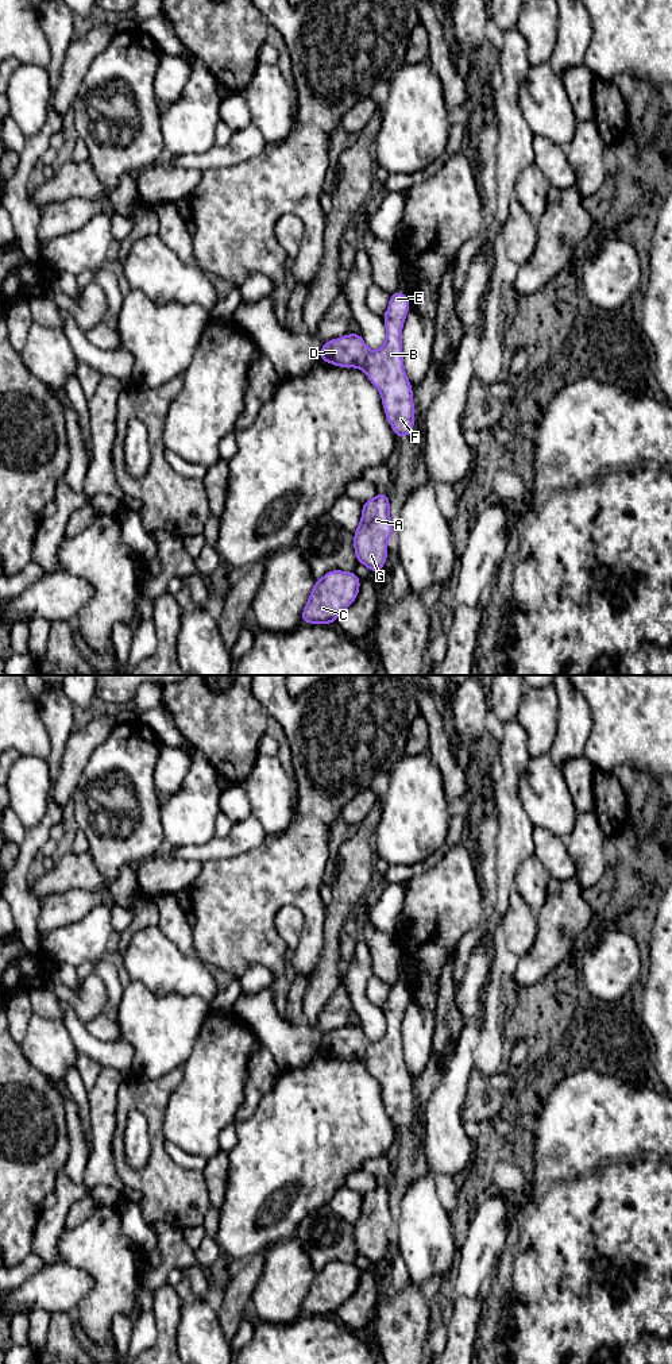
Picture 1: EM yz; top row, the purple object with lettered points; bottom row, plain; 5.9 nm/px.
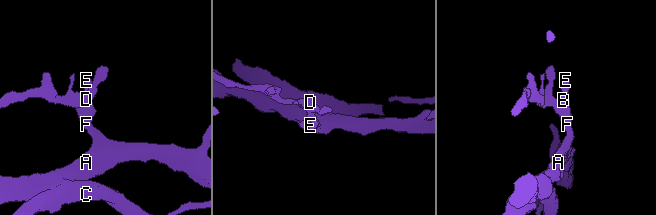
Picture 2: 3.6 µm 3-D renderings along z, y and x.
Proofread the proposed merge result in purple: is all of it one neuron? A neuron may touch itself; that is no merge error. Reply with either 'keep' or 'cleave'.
cleave

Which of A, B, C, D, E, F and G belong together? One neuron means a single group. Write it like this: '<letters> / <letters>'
A B C E F G / D

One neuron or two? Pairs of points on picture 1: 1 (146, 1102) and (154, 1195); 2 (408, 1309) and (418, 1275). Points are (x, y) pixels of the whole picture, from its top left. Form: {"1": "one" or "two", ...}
{"1": "one", "2": "two"}

